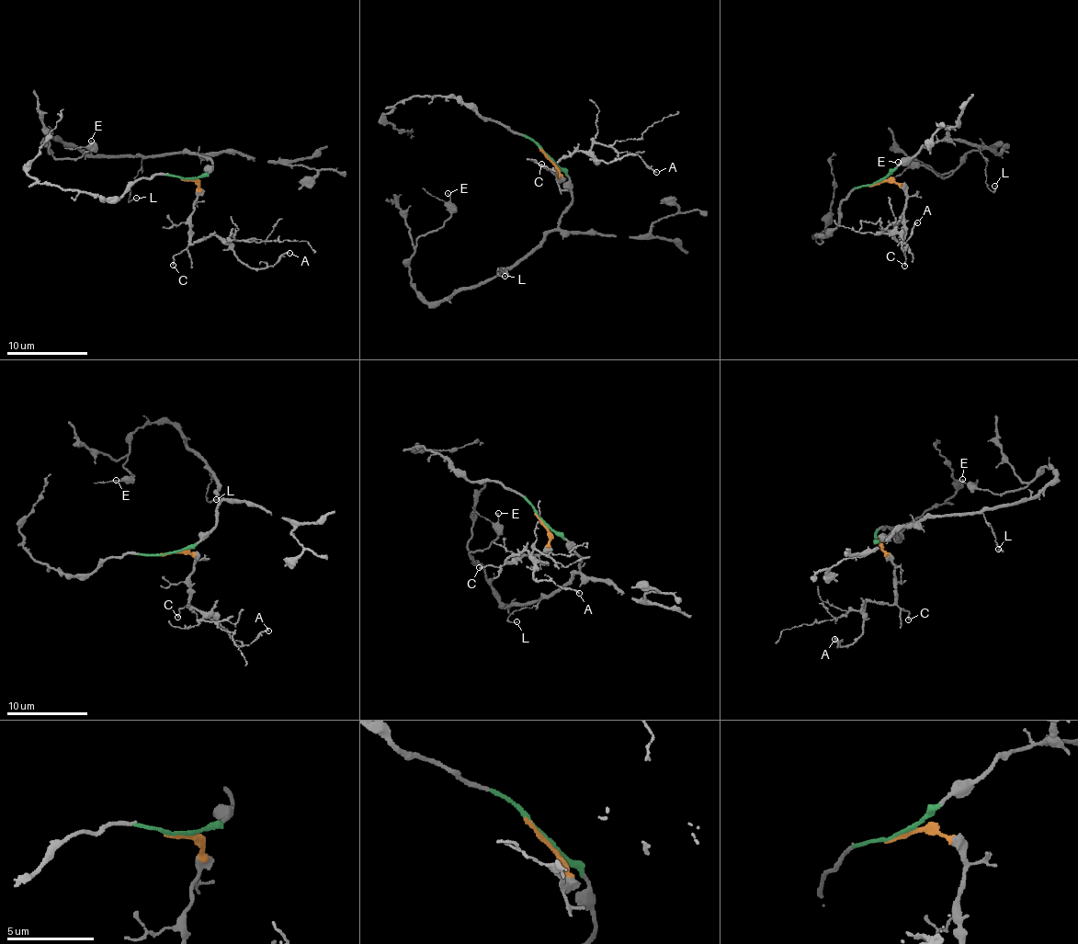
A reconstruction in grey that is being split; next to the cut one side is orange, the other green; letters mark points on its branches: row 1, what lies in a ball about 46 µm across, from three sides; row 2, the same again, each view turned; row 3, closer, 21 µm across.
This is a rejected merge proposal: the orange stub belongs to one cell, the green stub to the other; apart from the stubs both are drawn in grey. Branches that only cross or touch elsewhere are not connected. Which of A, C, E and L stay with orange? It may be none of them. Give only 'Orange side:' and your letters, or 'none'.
Orange side: A, C

